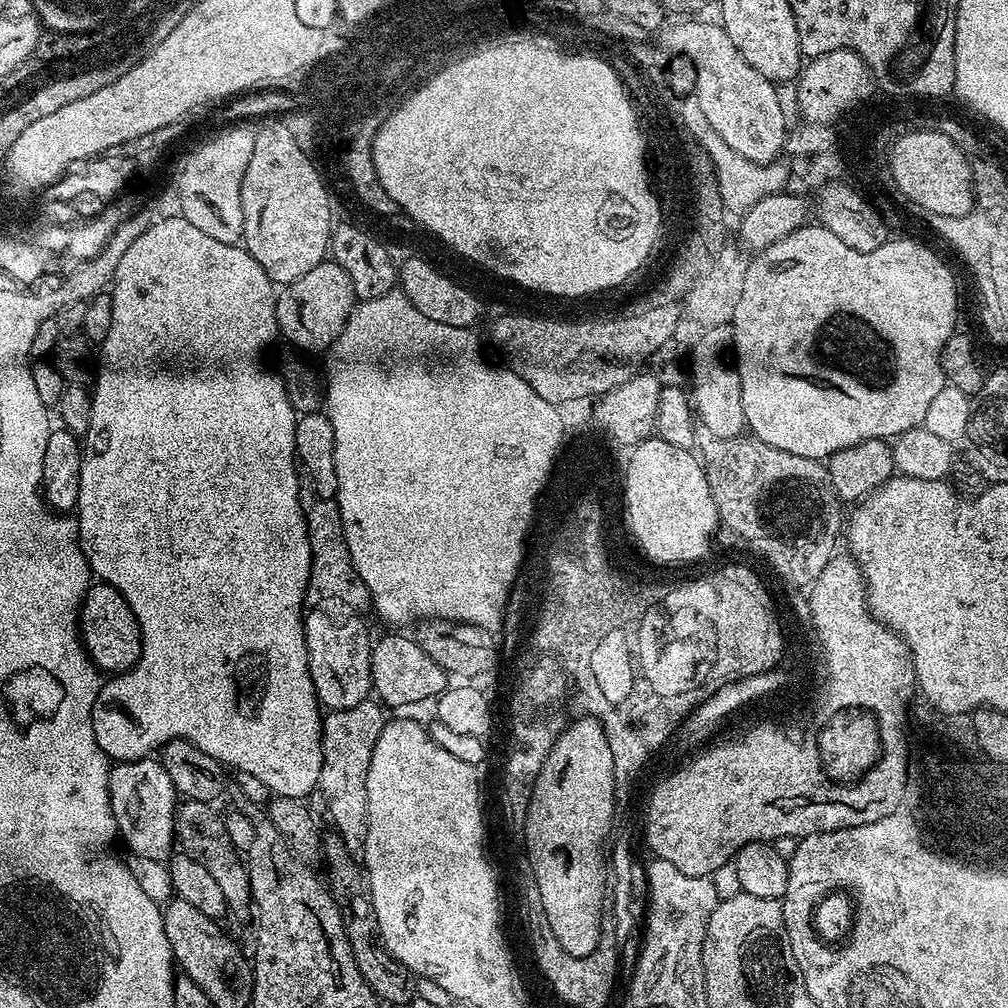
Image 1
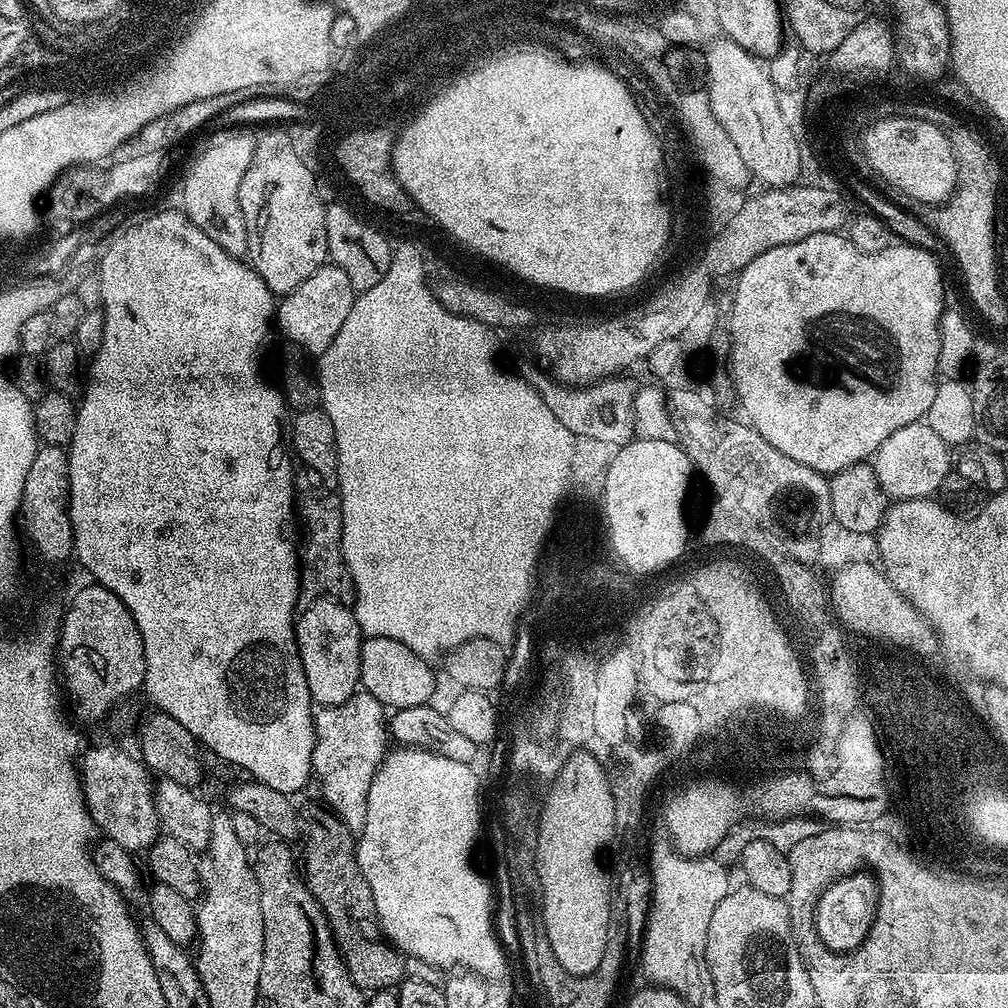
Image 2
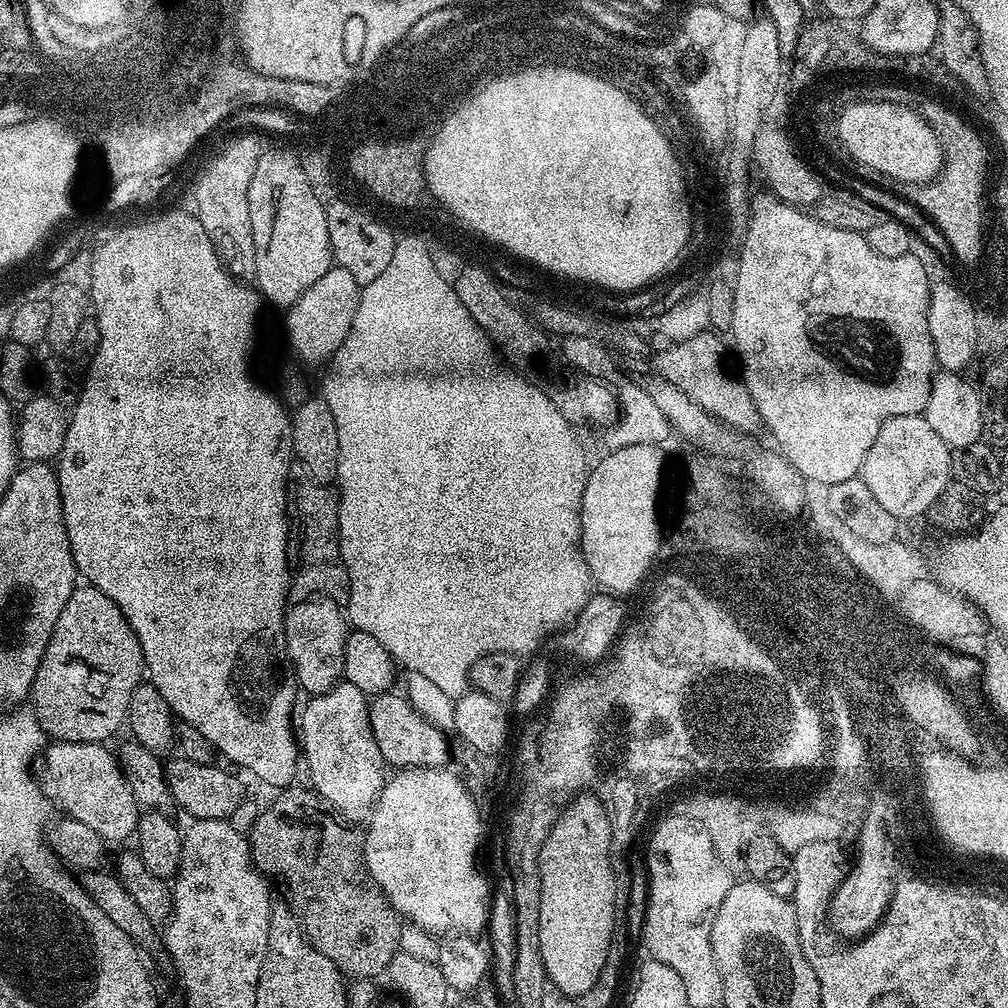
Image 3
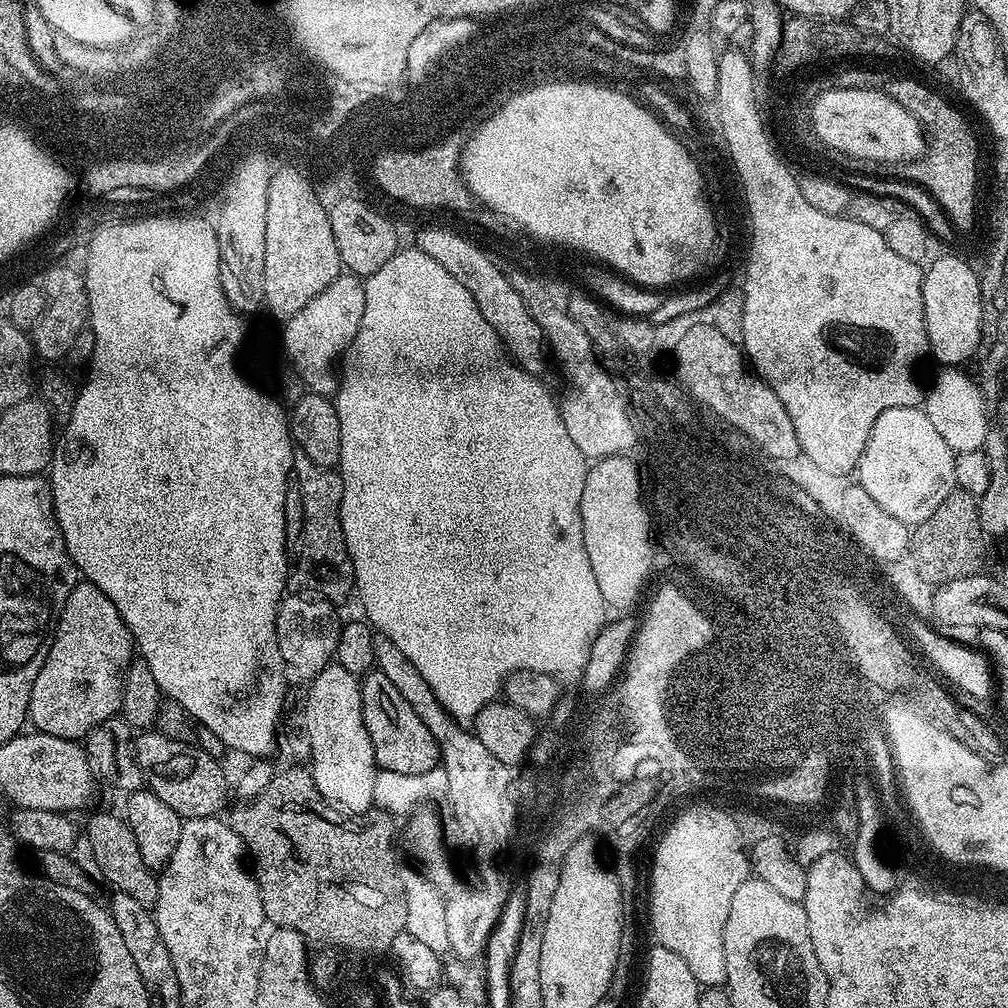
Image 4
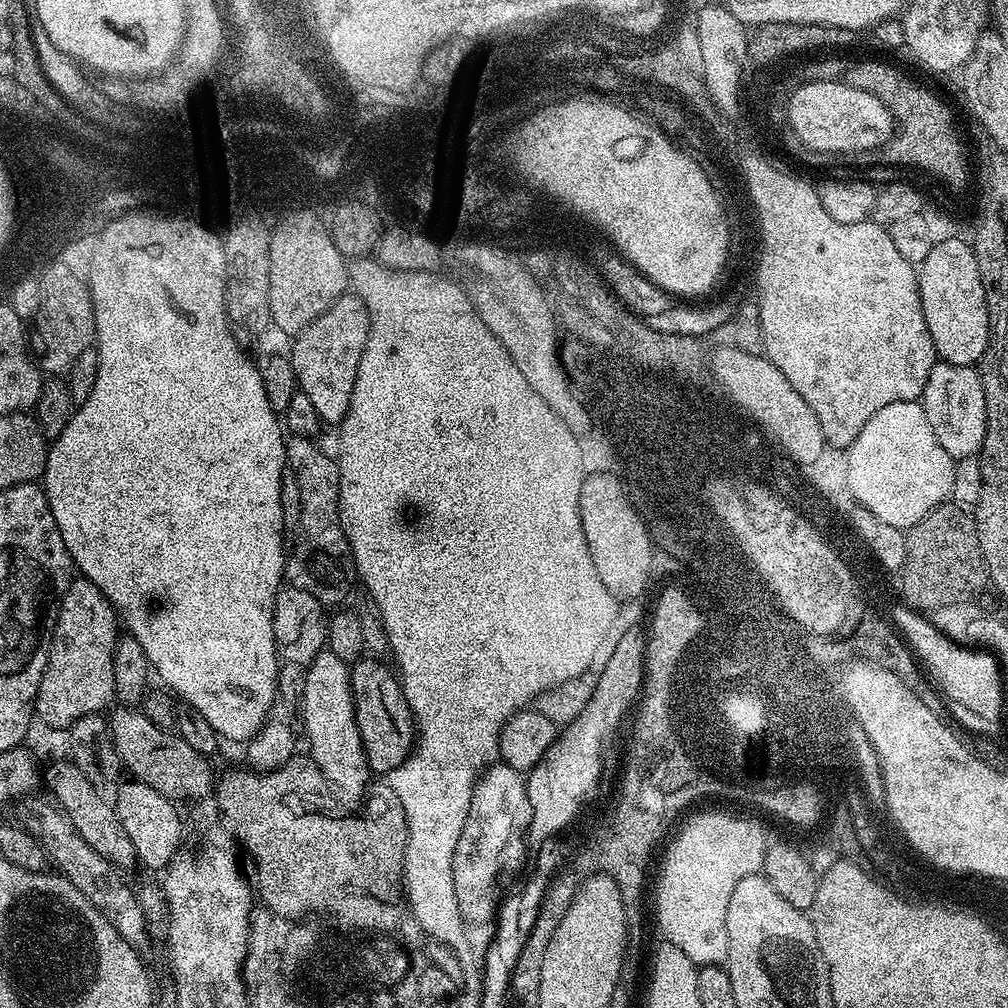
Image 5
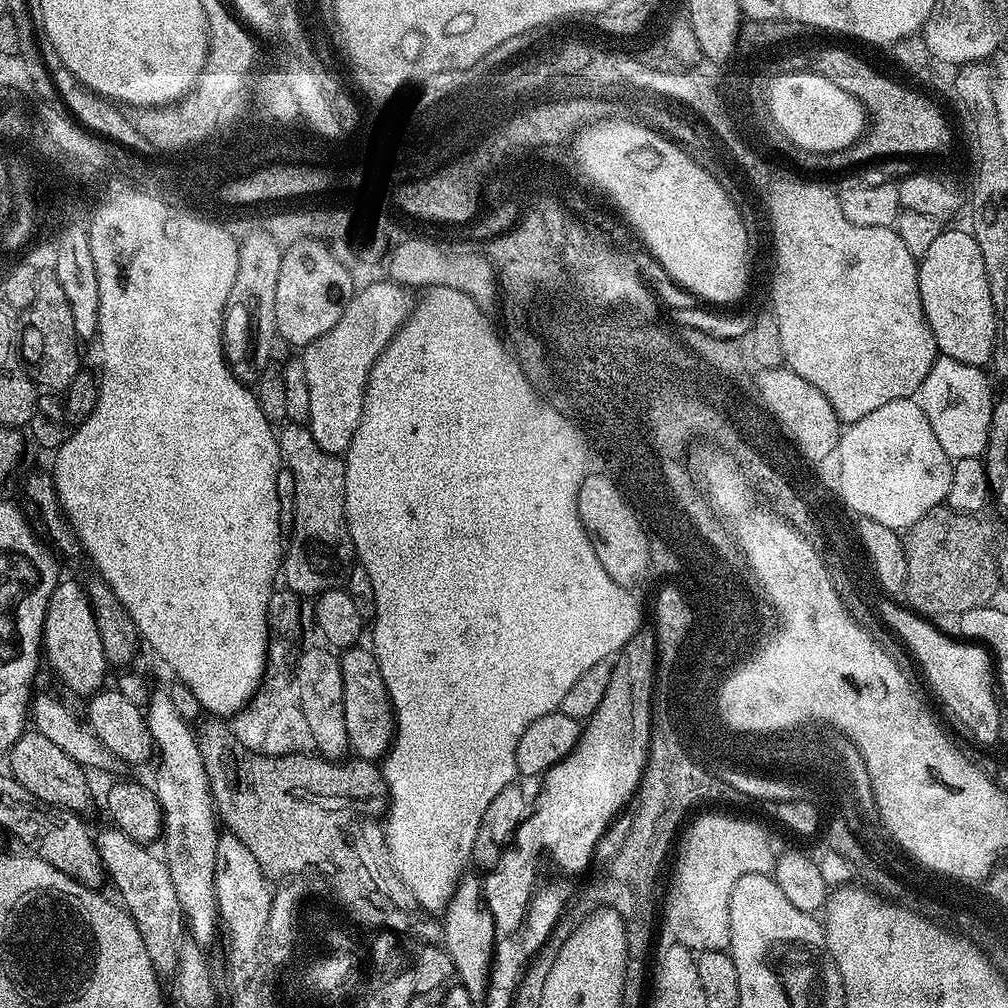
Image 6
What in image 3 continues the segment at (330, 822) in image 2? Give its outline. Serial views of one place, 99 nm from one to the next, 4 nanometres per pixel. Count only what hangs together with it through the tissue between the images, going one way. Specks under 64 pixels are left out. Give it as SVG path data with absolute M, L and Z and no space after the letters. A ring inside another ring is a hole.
M296 787L277 791L276 801L259 813L250 831L252 861L265 877L280 875L284 879L287 899L296 919L308 924L313 940L340 967L357 975L379 977L379 968L396 944L396 920L389 912L392 903L372 883L364 867L364 848L336 846L336 826L330 824L333 813L328 810L318 813L315 791ZM306 815L308 820L317 818L320 828L324 828L324 848L312 848L312 844L304 848L304 840L296 840L296 816Z

